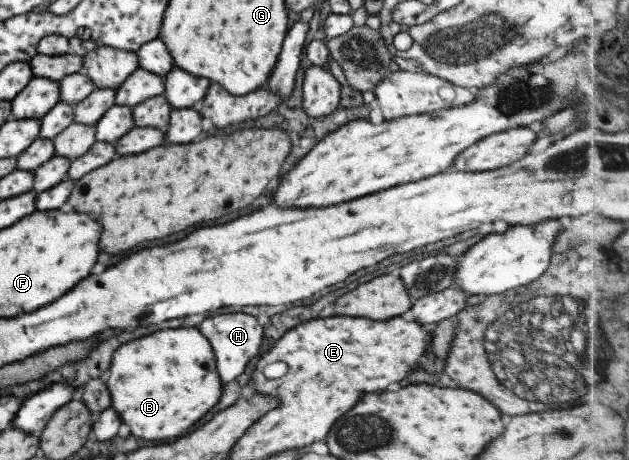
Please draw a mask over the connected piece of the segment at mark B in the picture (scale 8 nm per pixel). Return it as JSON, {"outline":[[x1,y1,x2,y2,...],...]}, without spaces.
{"outline":[[176,328,152,332,144,338,118,346,108,367,106,388,110,392,110,407,116,410,122,424,130,428,134,438,142,440,166,440,186,432,188,426,200,420,210,406,220,398,220,380,216,378,214,356,210,344,200,336,196,328]]}

